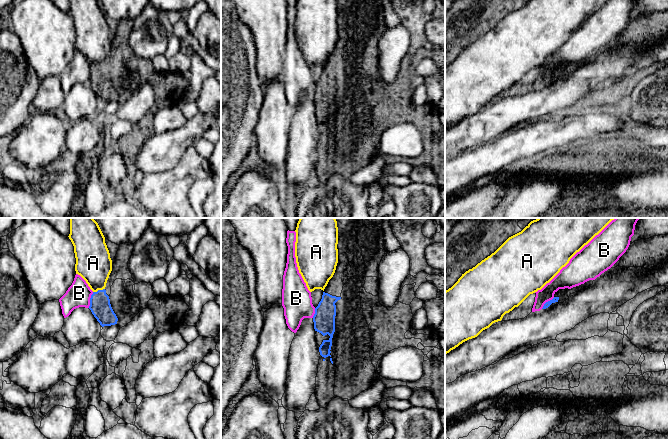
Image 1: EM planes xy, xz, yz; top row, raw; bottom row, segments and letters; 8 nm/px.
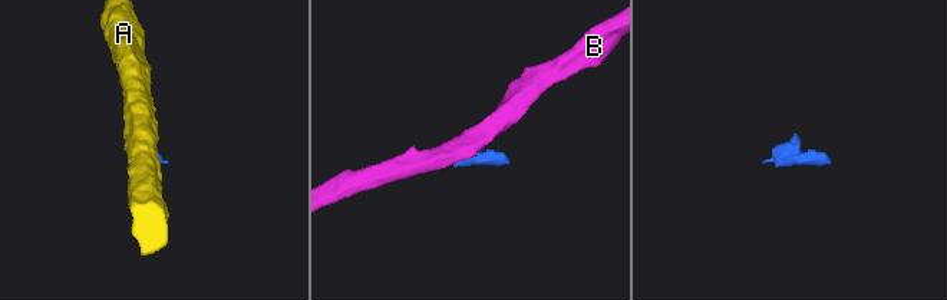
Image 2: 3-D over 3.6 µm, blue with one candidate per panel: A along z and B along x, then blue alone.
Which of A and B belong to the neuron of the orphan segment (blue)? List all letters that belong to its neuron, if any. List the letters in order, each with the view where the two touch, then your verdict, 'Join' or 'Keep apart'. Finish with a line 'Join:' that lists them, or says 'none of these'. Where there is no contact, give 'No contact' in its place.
A: Touches blue in xy. Keep apart
B: Touches blue in xy. Keep apart
Join: none of these

